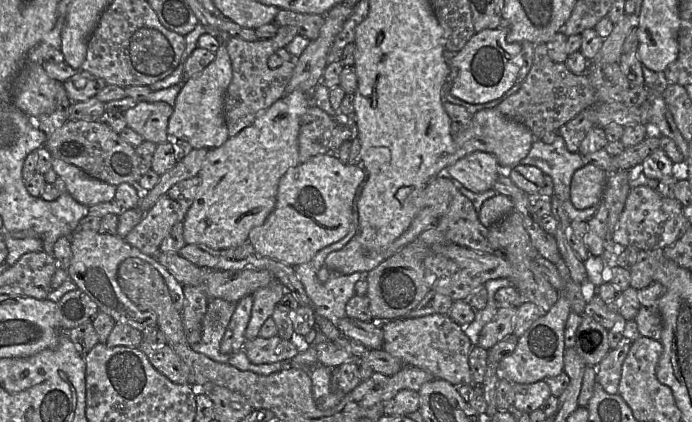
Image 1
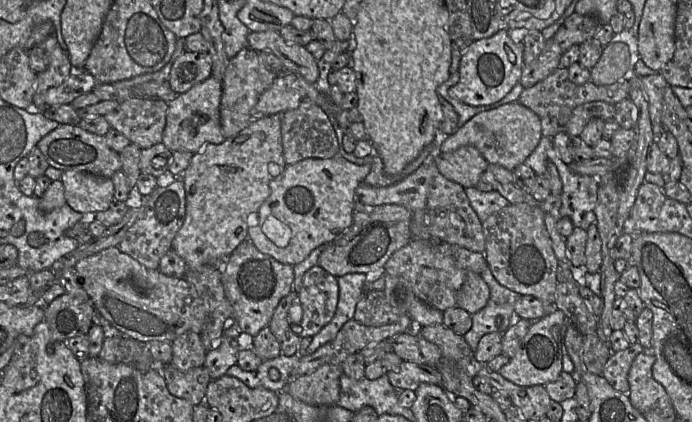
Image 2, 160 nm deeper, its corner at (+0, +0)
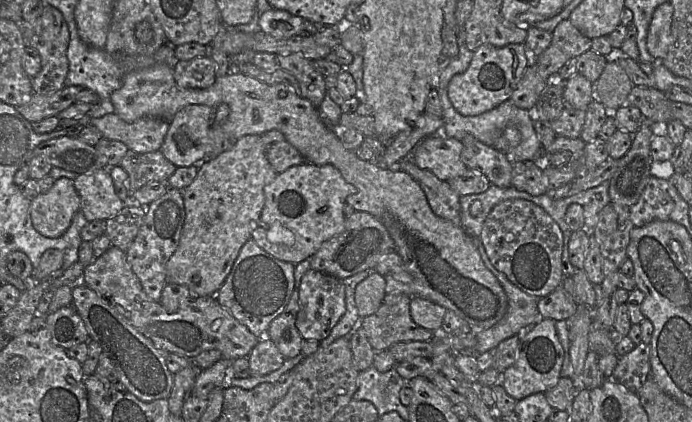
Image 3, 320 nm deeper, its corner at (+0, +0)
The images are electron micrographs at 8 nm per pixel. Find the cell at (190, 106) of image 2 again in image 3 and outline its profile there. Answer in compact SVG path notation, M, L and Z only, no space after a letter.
M188 105L179 110L169 121L170 126L160 149L162 154L176 167L197 165L204 160L213 145L213 119L216 108L206 105Z

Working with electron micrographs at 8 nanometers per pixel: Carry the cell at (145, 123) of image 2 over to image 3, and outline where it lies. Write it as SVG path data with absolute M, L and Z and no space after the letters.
M109 113L97 119L92 118L91 124L100 131L103 138L120 141L124 143L128 149L139 155L159 151L164 143L170 126L169 121L156 117L144 117L133 123L128 123L115 113Z

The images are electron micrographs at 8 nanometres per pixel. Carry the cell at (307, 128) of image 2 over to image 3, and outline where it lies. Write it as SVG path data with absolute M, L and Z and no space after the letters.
M278 130L264 133L262 142L266 158L277 174L281 174L293 166L307 163L301 153Z

